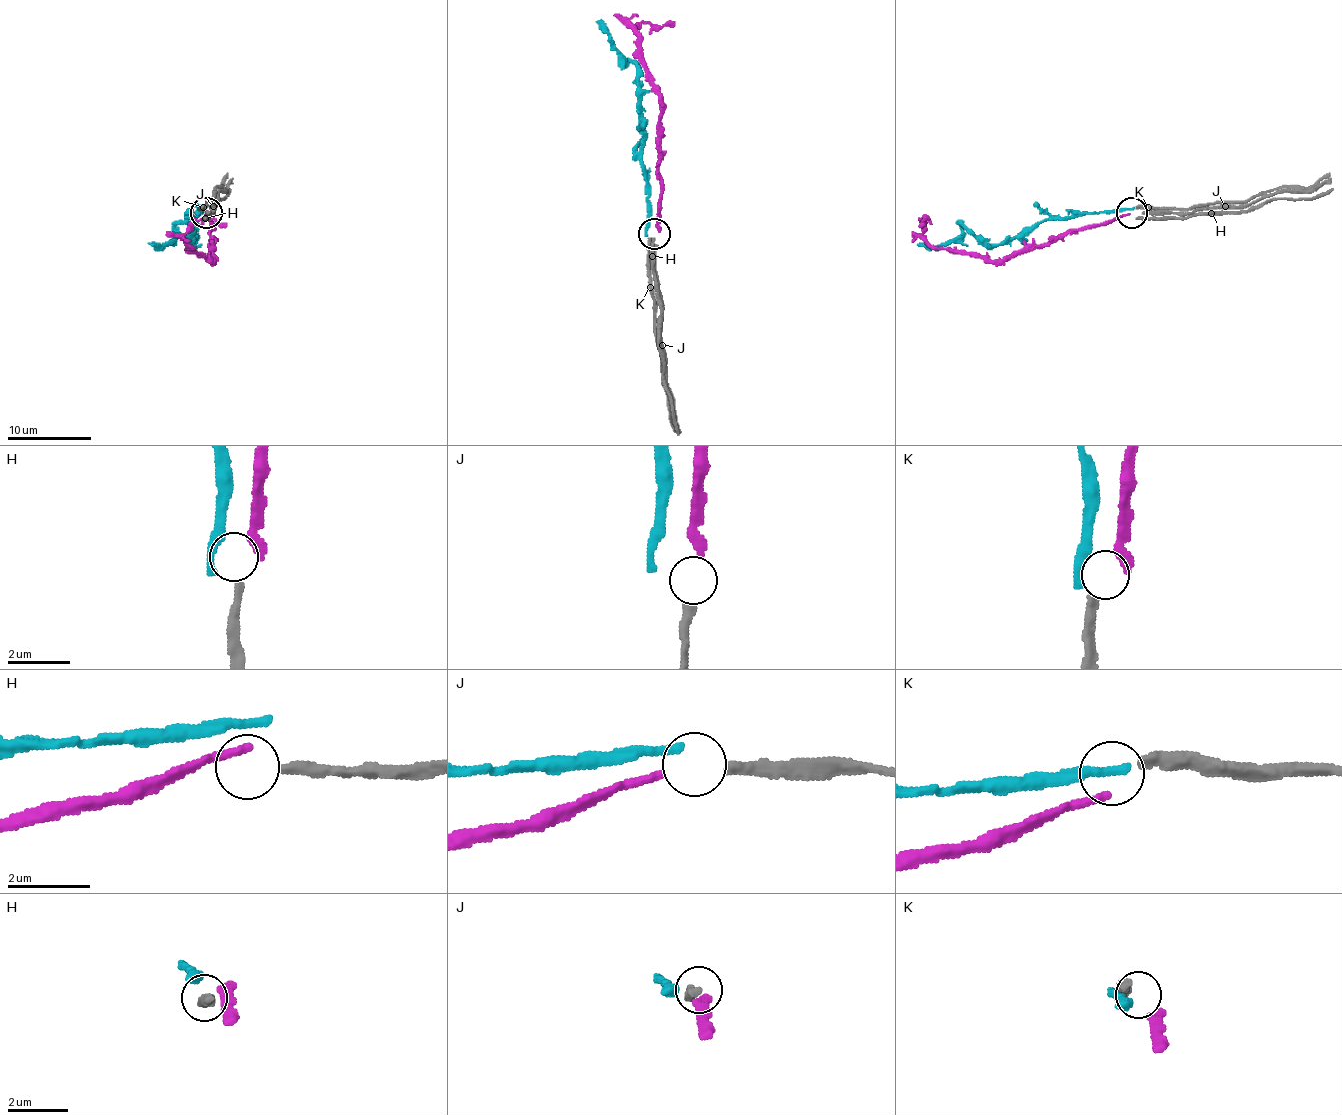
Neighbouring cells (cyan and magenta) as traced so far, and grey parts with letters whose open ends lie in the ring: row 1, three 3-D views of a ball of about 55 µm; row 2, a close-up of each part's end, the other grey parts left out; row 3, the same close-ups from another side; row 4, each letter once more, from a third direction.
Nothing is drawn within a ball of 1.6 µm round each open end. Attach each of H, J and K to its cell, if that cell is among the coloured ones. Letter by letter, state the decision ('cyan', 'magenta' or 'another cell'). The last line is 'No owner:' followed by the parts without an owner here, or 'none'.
H: another cell
J: magenta
K: another cell
No owner: H, K

